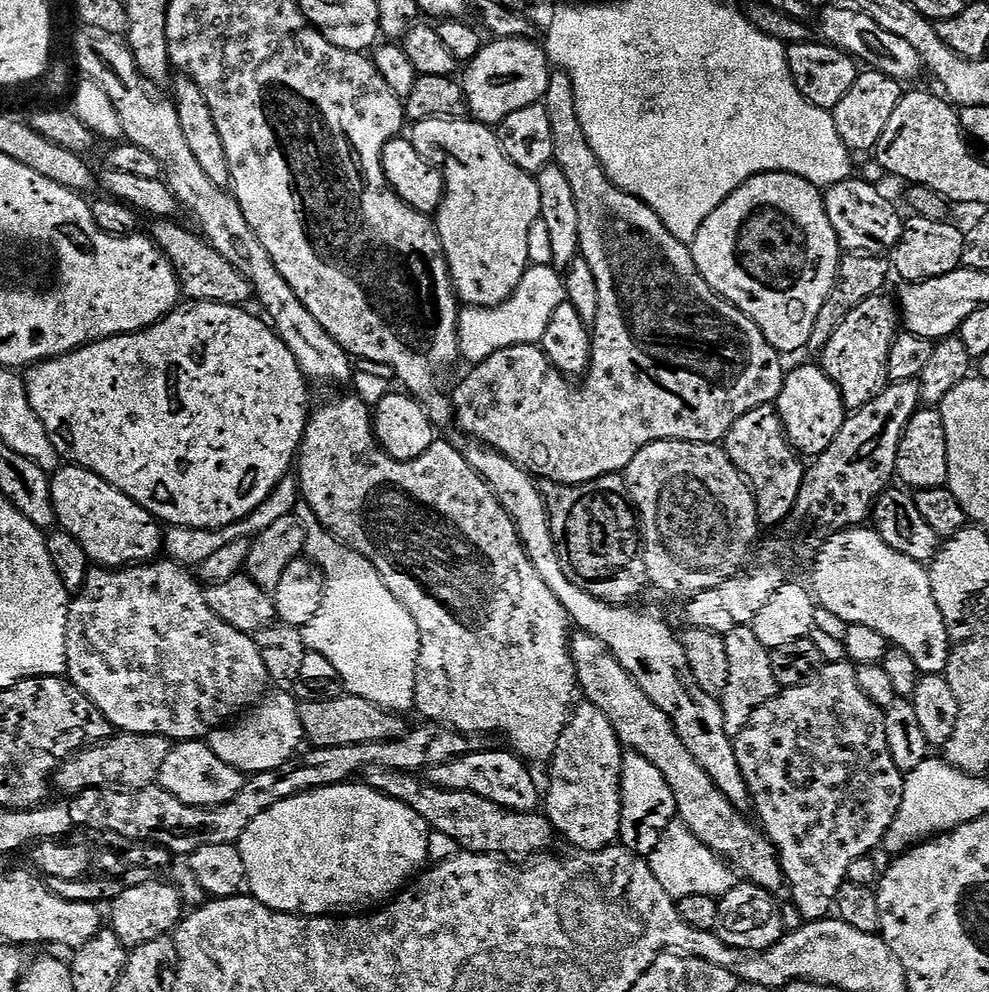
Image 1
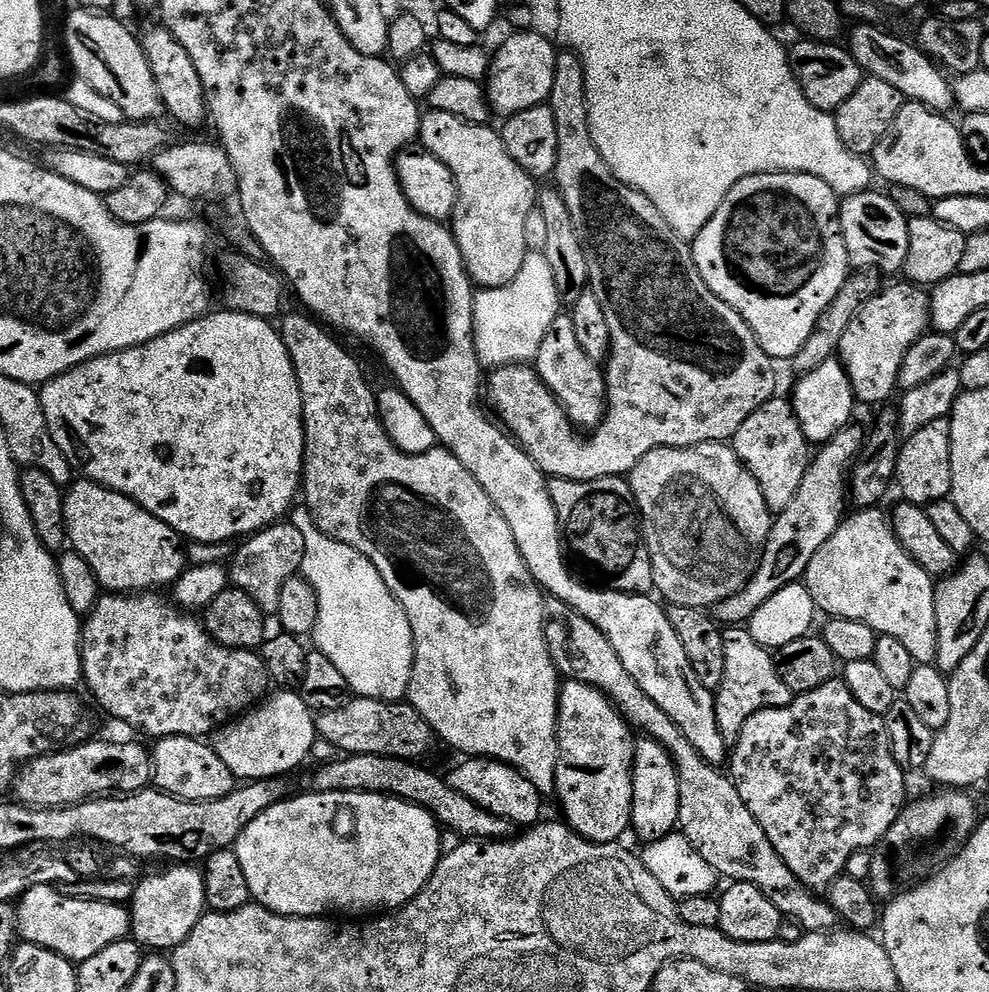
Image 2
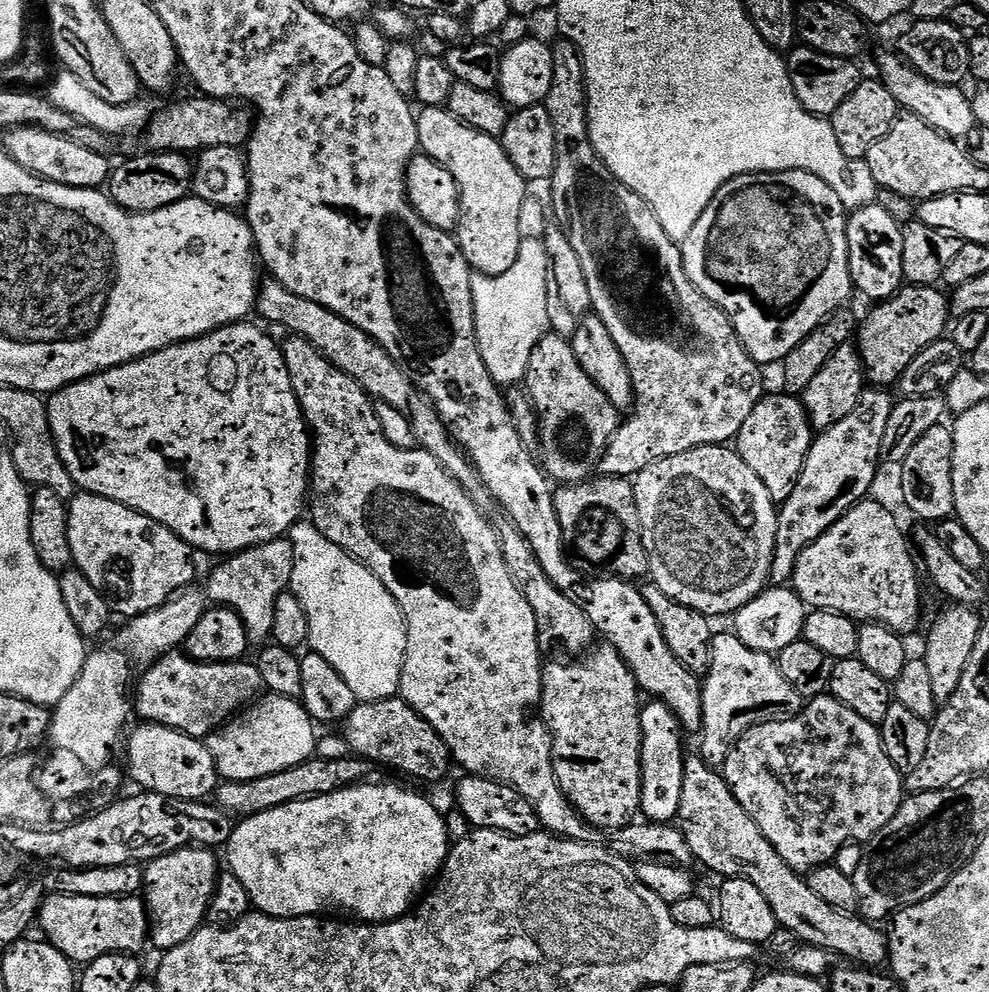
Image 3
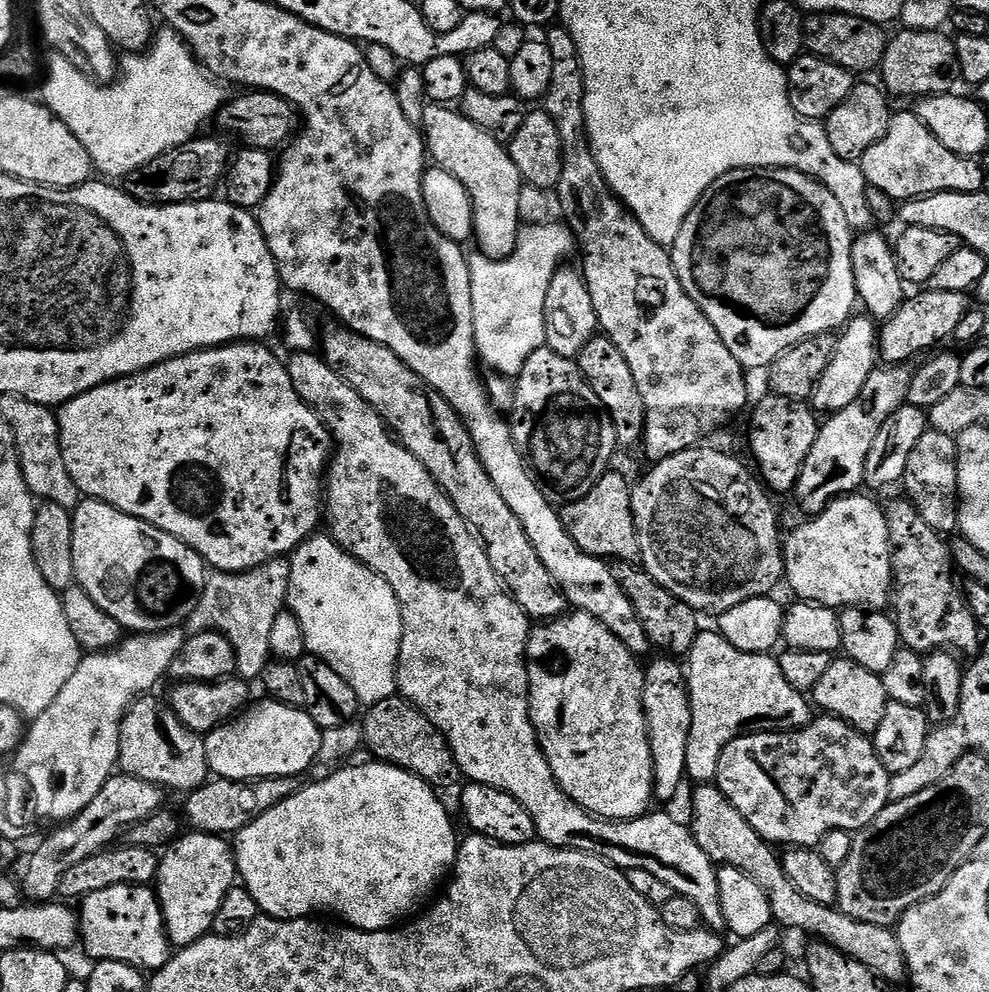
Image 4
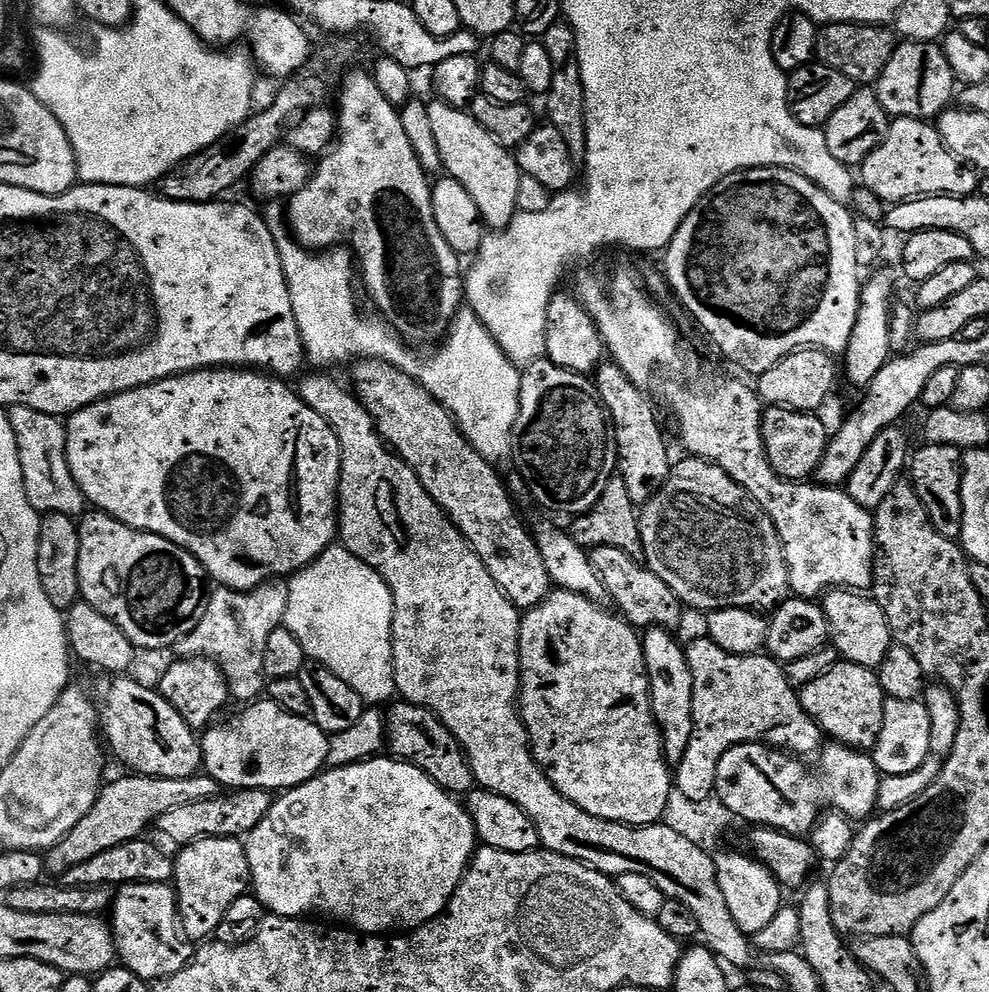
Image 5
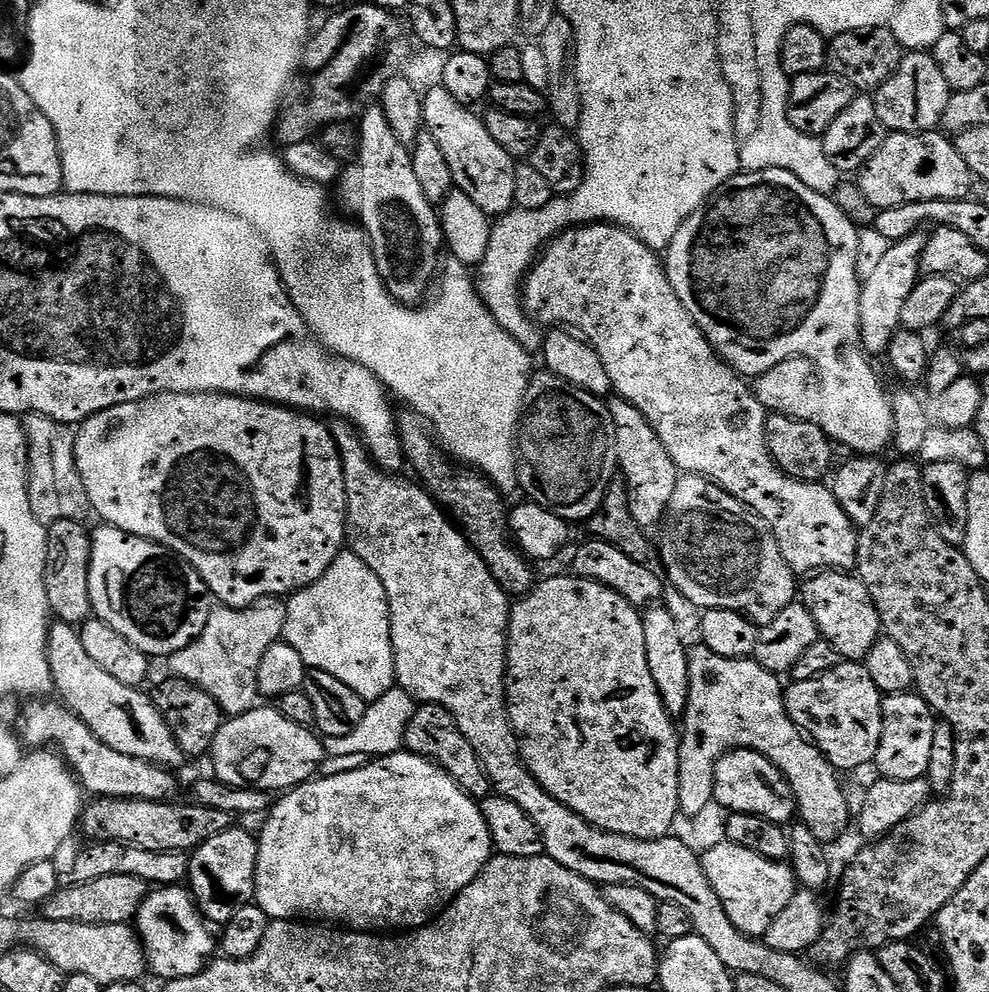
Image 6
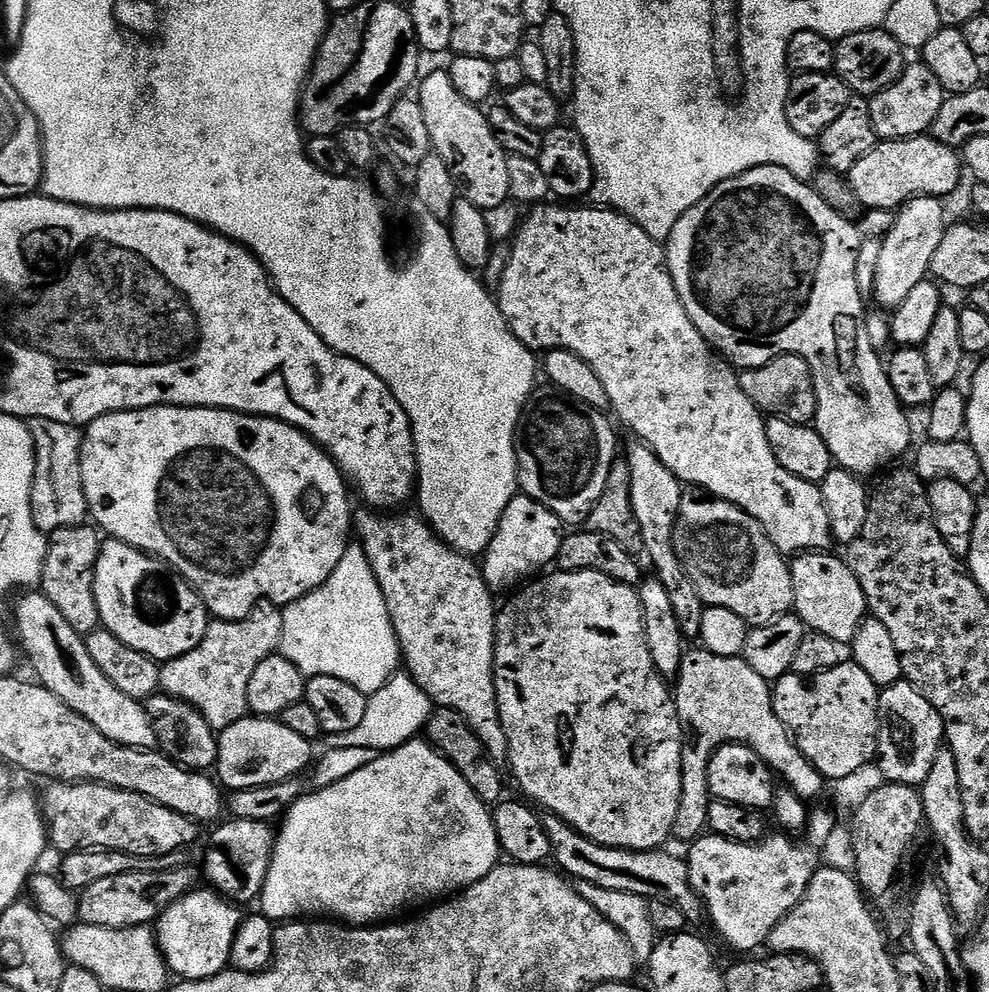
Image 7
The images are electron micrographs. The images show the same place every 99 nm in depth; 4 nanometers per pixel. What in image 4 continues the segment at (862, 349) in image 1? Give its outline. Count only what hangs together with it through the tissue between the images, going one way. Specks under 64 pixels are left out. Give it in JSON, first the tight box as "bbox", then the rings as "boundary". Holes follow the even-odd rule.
{"bbox":[880,290,970,366],"boundary":[[[924,290],[921,296],[905,299],[899,308],[880,328],[880,360],[888,366],[904,366],[919,352],[940,344],[944,339],[955,337],[958,324],[970,311],[967,292],[933,292]]]}

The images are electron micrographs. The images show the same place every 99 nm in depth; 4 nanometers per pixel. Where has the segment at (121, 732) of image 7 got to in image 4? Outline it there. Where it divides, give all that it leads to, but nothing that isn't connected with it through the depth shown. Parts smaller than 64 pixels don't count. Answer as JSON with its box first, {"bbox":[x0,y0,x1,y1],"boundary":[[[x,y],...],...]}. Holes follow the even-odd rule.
{"bbox":[119,695,210,794],"boundary":[[[145,695],[129,708],[120,727],[119,767],[125,773],[160,785],[165,790],[181,788],[181,793],[187,794],[199,788],[210,776],[204,741],[172,713],[165,701],[163,704],[154,697]]]}

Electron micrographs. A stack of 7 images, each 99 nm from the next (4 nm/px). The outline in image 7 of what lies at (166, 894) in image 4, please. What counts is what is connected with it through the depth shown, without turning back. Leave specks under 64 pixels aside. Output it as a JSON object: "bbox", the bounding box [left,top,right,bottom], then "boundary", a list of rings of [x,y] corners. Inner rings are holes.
{"bbox":[204,819,277,906],"boundary":[[[229,819],[227,823],[221,823],[215,829],[217,832],[212,836],[212,849],[204,856],[204,872],[212,883],[209,885],[225,900],[237,906],[245,906],[244,904],[250,903],[251,900],[252,903],[259,901],[264,890],[277,833],[273,825],[266,822]]]}

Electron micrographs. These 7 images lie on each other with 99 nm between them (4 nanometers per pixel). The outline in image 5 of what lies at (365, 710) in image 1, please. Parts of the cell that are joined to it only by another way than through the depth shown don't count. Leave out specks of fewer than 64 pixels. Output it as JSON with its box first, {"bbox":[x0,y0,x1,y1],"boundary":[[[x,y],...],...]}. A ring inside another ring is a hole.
{"bbox":[386,702,477,794],"boundary":[[[407,702],[399,703],[393,703],[392,710],[389,709],[386,714],[386,744],[390,752],[392,748],[391,755],[425,772],[445,792],[467,794],[473,791],[477,787],[474,770],[458,738],[450,734],[447,726],[429,708],[419,708]]]}

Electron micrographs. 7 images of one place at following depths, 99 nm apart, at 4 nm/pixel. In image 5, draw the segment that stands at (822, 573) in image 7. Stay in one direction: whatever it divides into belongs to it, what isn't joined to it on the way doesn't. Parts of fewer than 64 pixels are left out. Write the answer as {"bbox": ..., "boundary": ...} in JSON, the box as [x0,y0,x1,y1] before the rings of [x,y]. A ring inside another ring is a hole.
{"bbox":[822,590,894,669],"boundary":[[[832,590],[823,597],[822,607],[828,619],[831,647],[838,649],[847,663],[879,669],[894,643],[883,604],[856,590]]]}

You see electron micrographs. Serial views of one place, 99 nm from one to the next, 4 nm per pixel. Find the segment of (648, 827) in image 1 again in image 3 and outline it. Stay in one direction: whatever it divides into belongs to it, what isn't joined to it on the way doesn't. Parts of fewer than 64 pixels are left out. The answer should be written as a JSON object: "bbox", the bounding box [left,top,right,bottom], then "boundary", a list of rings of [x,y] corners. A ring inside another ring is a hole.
{"bbox":[640,699,685,824],"boundary":[[[649,699],[640,709],[640,812],[645,821],[653,824],[672,824],[679,817],[684,777],[685,733],[678,718],[660,700]]]}

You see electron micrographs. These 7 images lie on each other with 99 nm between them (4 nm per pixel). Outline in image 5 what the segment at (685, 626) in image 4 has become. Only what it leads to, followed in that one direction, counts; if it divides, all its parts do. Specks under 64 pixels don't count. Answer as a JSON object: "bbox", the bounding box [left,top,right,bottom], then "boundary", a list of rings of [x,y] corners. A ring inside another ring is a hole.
{"bbox":[591,546,686,630],"boundary":[[[610,546],[591,549],[592,565],[602,582],[607,599],[617,604],[619,615],[623,616],[633,628],[647,630],[649,628],[667,628],[676,630],[680,619],[686,613],[686,605],[641,561],[630,558],[622,550],[614,550]]]}

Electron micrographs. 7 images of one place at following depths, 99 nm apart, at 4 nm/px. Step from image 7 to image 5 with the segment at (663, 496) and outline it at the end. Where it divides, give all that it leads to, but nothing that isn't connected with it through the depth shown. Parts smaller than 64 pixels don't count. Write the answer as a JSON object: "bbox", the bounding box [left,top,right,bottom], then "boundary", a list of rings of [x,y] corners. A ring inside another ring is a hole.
{"bbox":[594,362,674,506],"boundary":[[[614,362],[601,363],[594,373],[594,383],[609,421],[614,425],[614,456],[620,459],[618,474],[626,482],[632,501],[638,506],[646,505],[652,501],[654,494],[658,494],[658,490],[662,490],[674,467],[673,461],[668,461],[664,432],[656,421],[657,405],[643,389],[636,388]]]}

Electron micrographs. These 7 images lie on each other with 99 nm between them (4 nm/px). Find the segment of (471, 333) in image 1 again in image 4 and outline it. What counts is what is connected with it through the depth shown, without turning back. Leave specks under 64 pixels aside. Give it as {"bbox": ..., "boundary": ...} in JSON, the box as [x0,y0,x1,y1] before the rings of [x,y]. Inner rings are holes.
{"bbox":[468,222,574,378],"boundary":[[[553,222],[521,227],[516,236],[516,249],[504,260],[491,260],[483,254],[468,256],[470,298],[472,311],[476,313],[479,359],[509,378],[519,376],[531,355],[545,347],[548,339],[544,307],[550,282],[567,261],[564,259],[574,252],[573,241],[564,240],[565,229],[560,229],[560,226]]]}

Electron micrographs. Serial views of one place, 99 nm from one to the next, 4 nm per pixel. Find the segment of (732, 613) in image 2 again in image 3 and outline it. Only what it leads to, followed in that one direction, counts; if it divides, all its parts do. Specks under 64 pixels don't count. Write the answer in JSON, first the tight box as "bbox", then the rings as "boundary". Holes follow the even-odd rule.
{"bbox":[770,386,894,585],"boundary":[[[876,386],[861,392],[854,410],[850,410],[842,422],[823,429],[813,439],[798,486],[794,486],[794,494],[790,494],[790,498],[778,508],[778,534],[770,577],[773,585],[787,585],[802,550],[822,538],[834,522],[871,493],[868,491],[876,480],[876,464],[881,463],[880,447],[886,435],[886,422],[890,422],[894,407],[894,400],[884,392],[887,391]]]}

